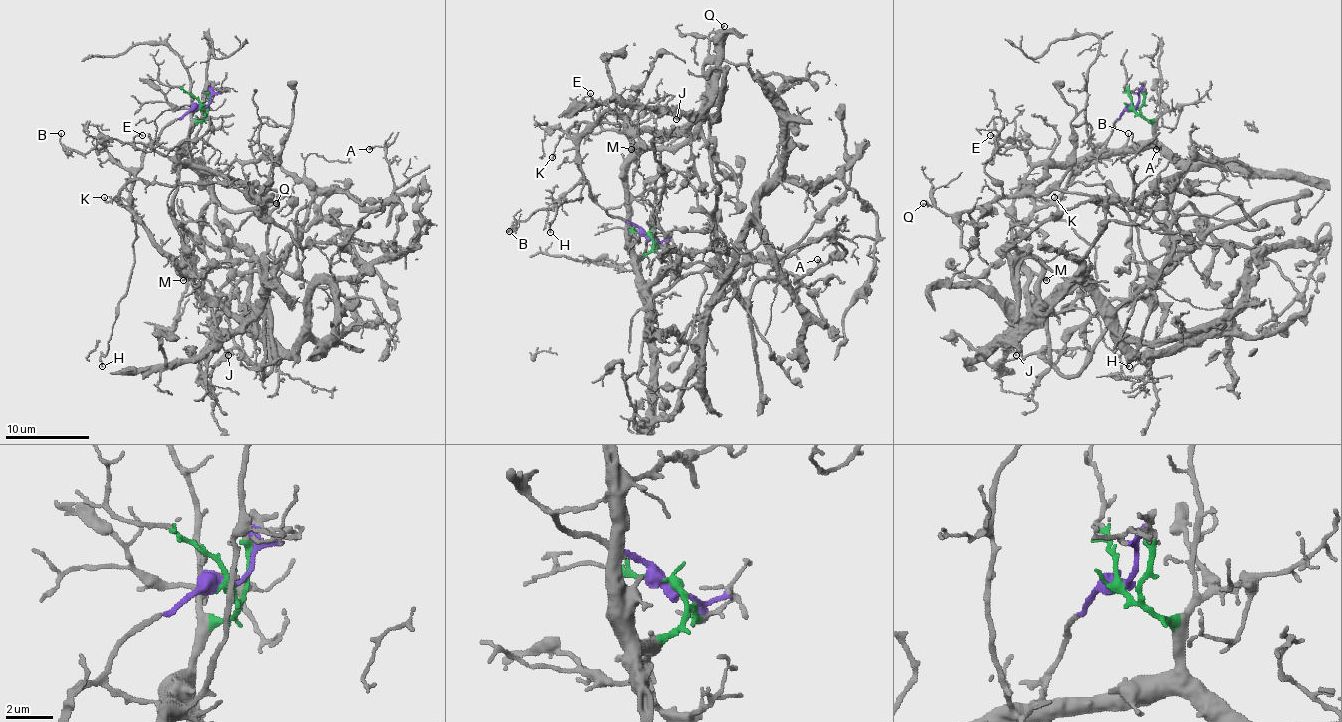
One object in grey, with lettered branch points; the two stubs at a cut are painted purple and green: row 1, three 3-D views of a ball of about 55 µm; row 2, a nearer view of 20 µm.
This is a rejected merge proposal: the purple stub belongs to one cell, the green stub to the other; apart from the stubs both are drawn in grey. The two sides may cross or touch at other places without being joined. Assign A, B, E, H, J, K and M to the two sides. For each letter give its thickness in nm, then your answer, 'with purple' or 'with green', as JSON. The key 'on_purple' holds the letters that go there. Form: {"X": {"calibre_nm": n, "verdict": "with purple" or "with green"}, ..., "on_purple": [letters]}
{"A": {"calibre_nm": 150, "verdict": "with green"}, "B": {"calibre_nm": 140, "verdict": "with purple"}, "E": {"calibre_nm": 110, "verdict": "with green"}, "H": {"calibre_nm": 120, "verdict": "with purple"}, "J": {"calibre_nm": 140, "verdict": "with purple"}, "K": {"calibre_nm": 170, "verdict": "with purple"}, "M": {"calibre_nm": 180, "verdict": "with purple"}, "on_purple": ["B", "H", "J", "K", "M"]}

